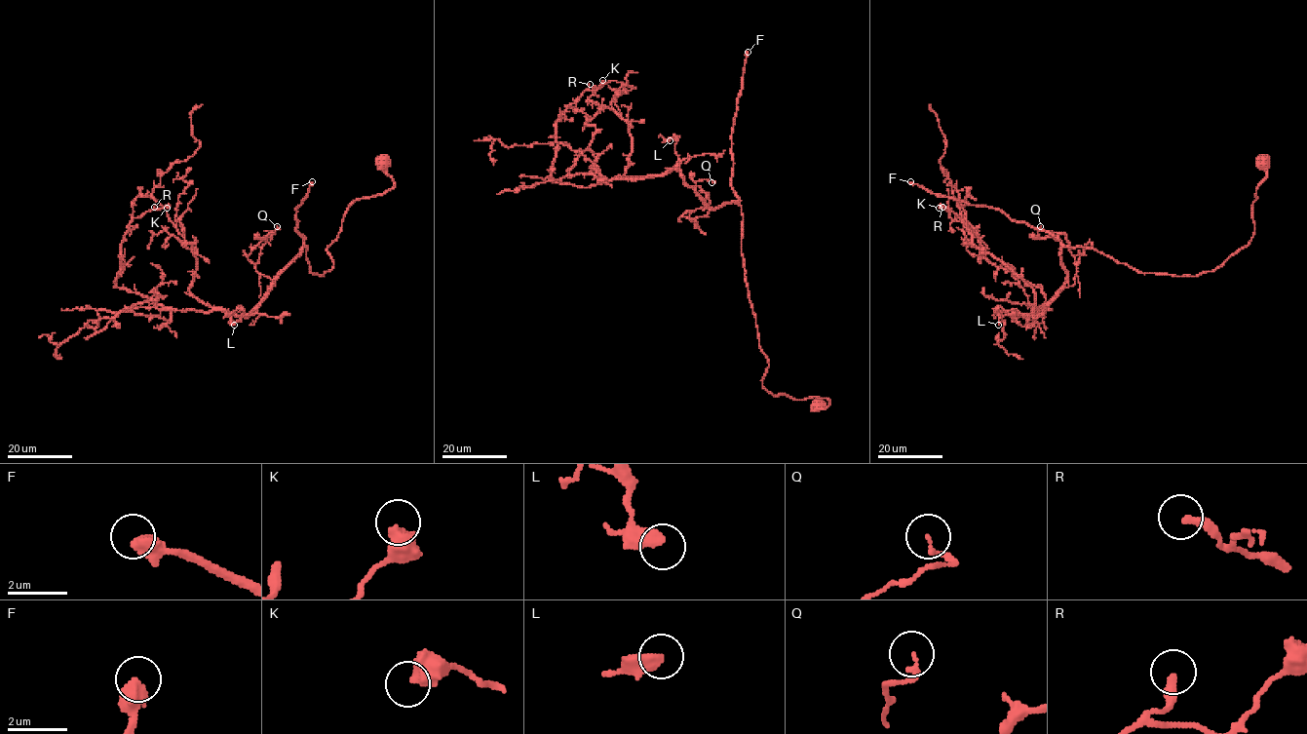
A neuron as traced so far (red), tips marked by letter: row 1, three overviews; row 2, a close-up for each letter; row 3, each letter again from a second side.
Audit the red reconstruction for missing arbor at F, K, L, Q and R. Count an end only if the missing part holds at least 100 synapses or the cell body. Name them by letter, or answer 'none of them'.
F

